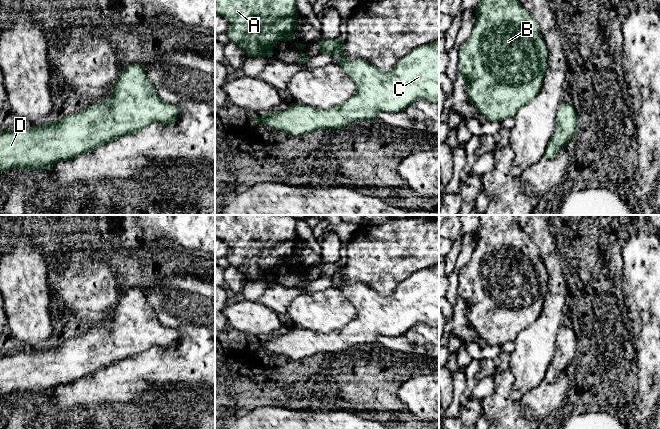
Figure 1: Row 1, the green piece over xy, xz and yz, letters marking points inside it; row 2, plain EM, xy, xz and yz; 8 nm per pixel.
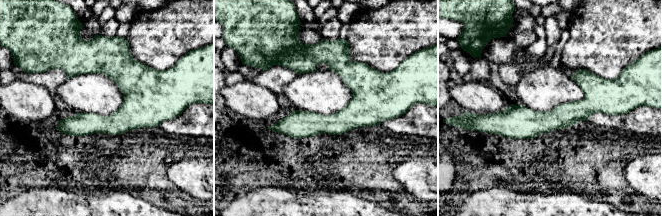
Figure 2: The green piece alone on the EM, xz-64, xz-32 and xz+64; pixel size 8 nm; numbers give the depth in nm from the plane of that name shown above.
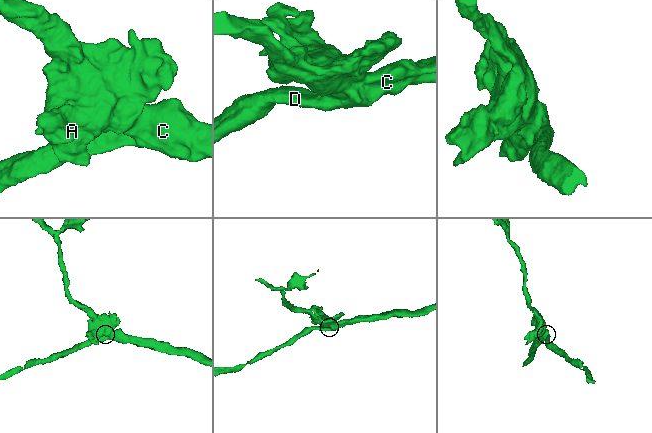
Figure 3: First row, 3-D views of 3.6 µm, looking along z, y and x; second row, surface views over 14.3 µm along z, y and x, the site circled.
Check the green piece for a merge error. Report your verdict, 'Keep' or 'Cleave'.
Keep

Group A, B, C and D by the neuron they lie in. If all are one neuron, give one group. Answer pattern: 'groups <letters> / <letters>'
groups A B C D

